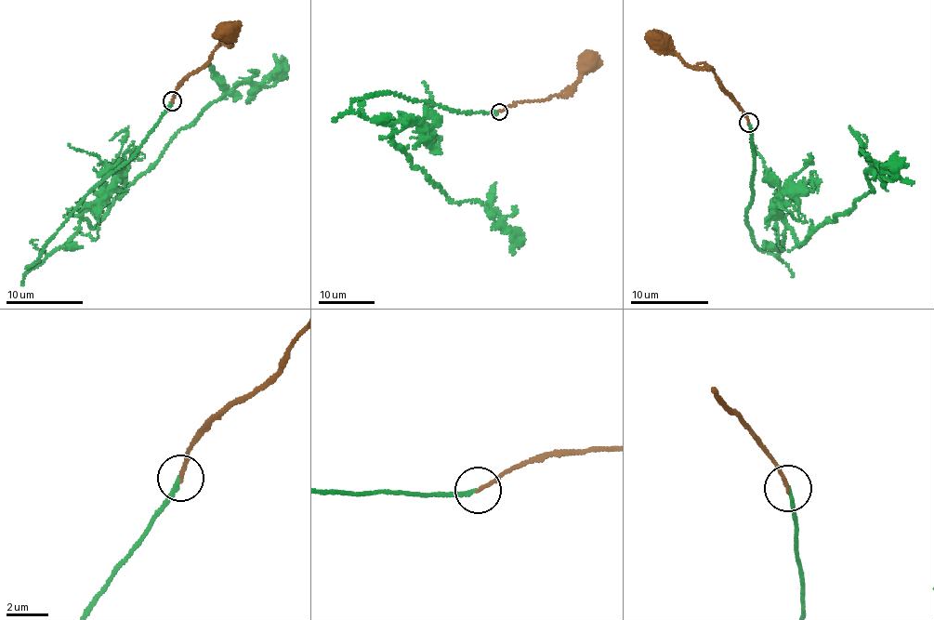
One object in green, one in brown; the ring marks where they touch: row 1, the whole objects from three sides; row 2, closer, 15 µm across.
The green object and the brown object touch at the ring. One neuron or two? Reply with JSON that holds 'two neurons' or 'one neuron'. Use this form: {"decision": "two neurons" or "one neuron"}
{"decision": "one neuron"}

